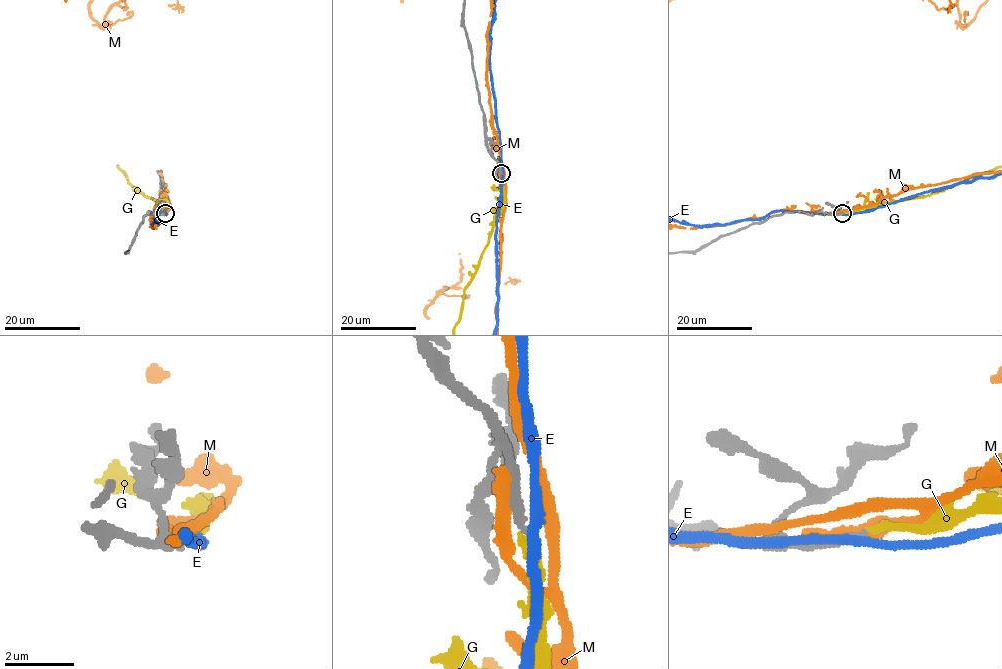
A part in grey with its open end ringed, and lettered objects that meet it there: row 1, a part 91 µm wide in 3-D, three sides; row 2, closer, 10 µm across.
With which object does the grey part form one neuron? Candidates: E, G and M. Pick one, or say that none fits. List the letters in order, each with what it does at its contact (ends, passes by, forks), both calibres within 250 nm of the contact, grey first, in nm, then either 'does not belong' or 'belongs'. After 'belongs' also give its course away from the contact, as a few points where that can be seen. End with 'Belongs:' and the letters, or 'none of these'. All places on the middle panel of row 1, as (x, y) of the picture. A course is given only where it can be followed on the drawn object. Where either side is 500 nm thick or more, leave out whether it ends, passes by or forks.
E: it passes by; 260 nm thick on the grey side, 260 nm on the other; does not belong
G: it ends there; 260 nm thick on the grey side, 240 nm on the other; belongs; it runs (500, 173), (504, 203), (495, 219), (478, 269), (465, 290), (461, 315), (454, 328)
M: it ends there; 360 nm thick on the grey side, 460 nm on the other; does not belong
Belongs: G

